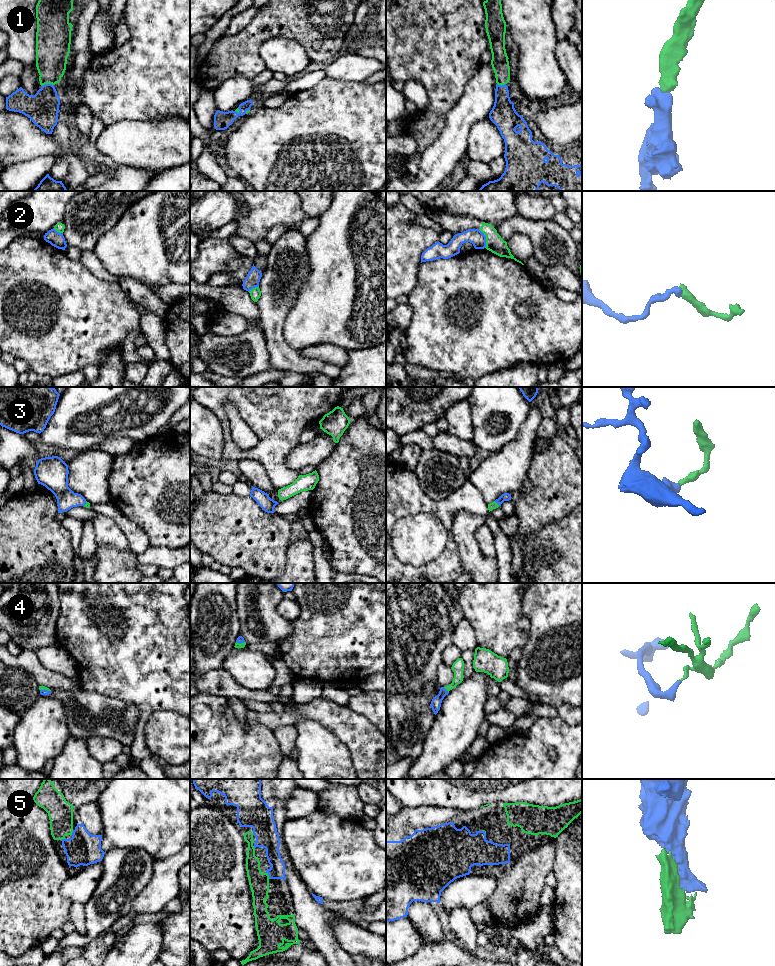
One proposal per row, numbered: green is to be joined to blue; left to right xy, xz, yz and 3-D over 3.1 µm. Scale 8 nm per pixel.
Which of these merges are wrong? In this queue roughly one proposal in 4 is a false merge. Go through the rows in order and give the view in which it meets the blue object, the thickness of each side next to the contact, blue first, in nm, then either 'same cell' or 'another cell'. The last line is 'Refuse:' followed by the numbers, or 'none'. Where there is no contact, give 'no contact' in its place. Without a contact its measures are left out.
1: xy | 260/260 nm | same cell
2: yz | 120/140 nm | another cell
3: yz | 60/60 nm | same cell
4: yz | 80/100 nm | same cell
5: xz | 140/160 nm | same cell
Refuse: 2

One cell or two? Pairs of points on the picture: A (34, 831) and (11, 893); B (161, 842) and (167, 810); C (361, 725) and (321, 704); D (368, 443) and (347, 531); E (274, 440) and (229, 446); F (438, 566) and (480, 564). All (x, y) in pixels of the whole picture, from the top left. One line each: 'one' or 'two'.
A: one
B: one
C: one
D: one
E: one
F: two

